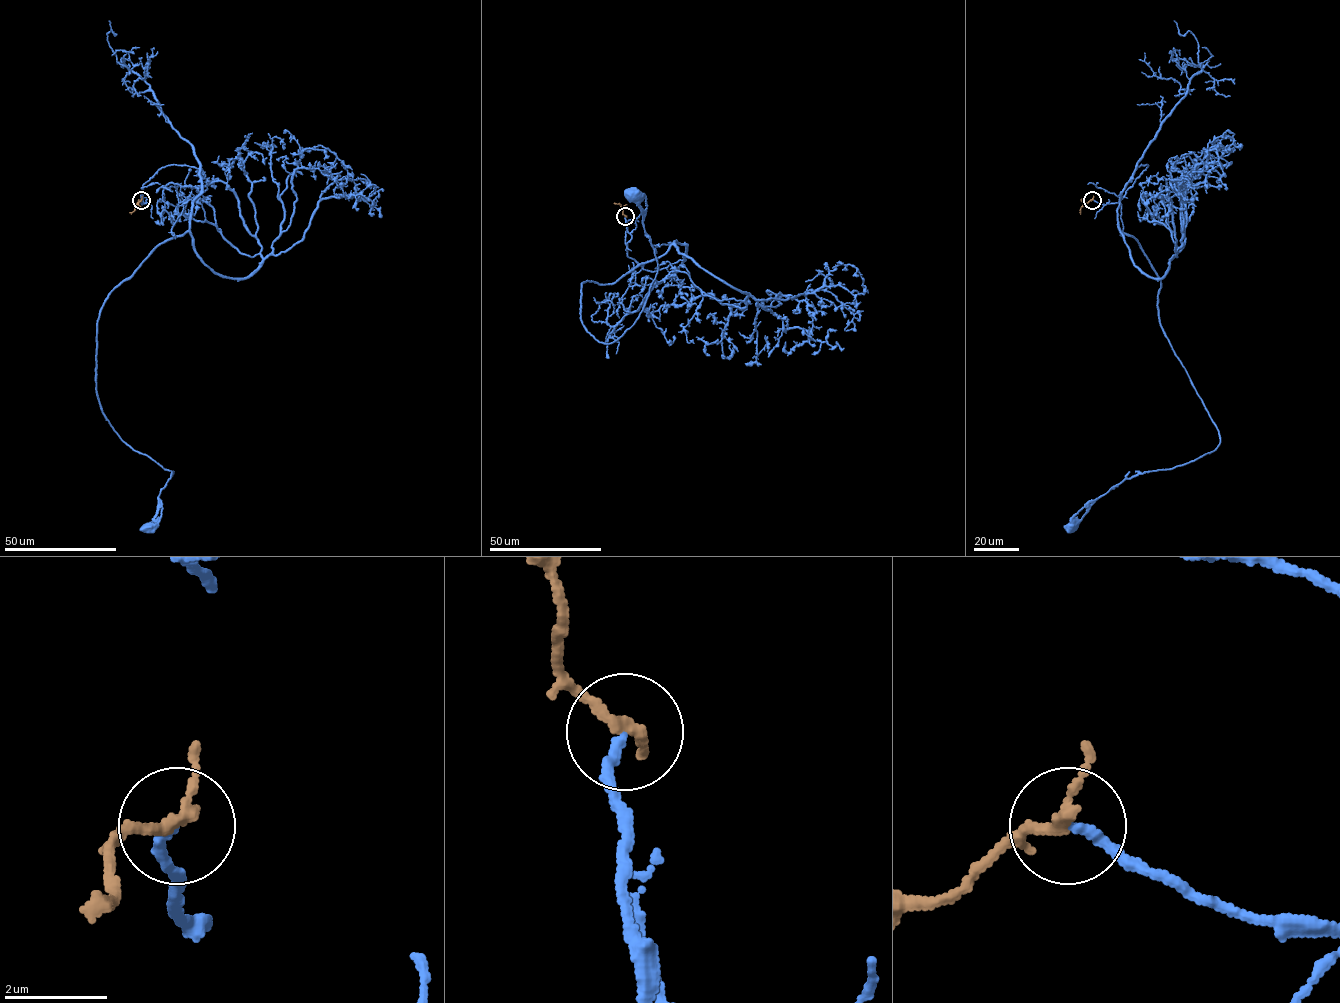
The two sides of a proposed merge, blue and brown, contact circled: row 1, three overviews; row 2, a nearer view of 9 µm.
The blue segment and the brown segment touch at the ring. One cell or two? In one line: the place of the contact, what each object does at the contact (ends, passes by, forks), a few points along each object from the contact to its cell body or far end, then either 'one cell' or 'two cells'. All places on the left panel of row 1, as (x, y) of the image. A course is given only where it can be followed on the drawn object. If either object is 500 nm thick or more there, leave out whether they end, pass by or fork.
at (141, 200); blue ends there; brown passes by; blue runs (141, 200), (159, 169), (199, 169), (190, 228), (115, 288), (97, 321), (105, 418), (173, 471), (149, 531); brown runs (141, 200), (129, 213); one cell

